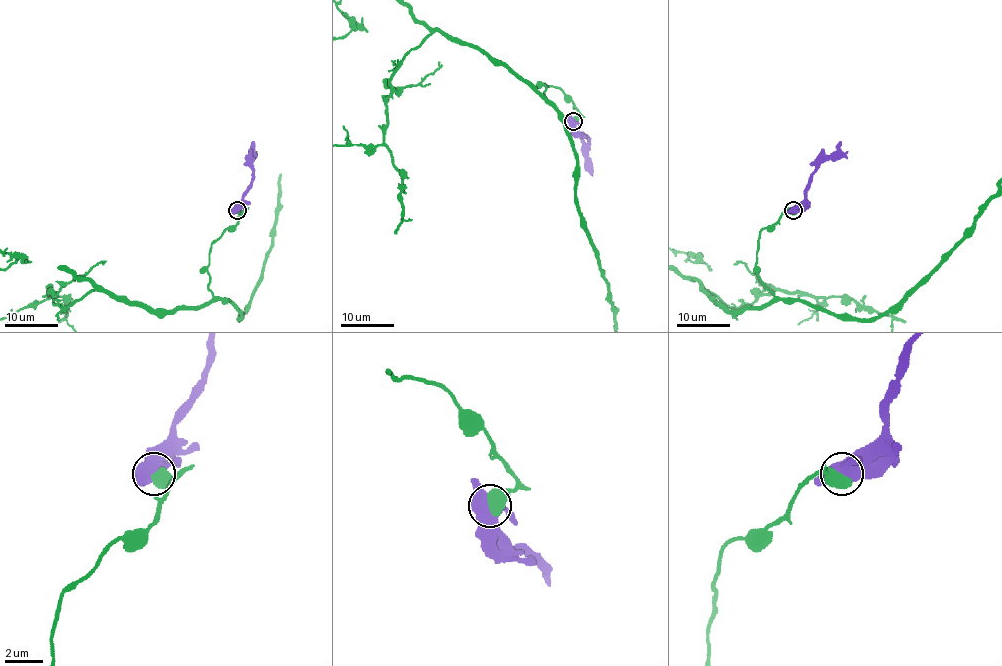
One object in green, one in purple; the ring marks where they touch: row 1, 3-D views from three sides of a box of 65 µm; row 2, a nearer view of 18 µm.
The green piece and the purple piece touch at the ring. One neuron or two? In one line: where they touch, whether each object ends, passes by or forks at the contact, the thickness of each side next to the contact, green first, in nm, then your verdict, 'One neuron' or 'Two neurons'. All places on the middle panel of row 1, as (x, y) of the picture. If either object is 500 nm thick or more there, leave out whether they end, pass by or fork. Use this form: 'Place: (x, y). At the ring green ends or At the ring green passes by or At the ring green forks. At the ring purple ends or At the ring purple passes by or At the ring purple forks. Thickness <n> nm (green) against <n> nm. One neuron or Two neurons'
Place: (573, 121). Thickness 750 nm (green) against 480 nm. Two neurons

